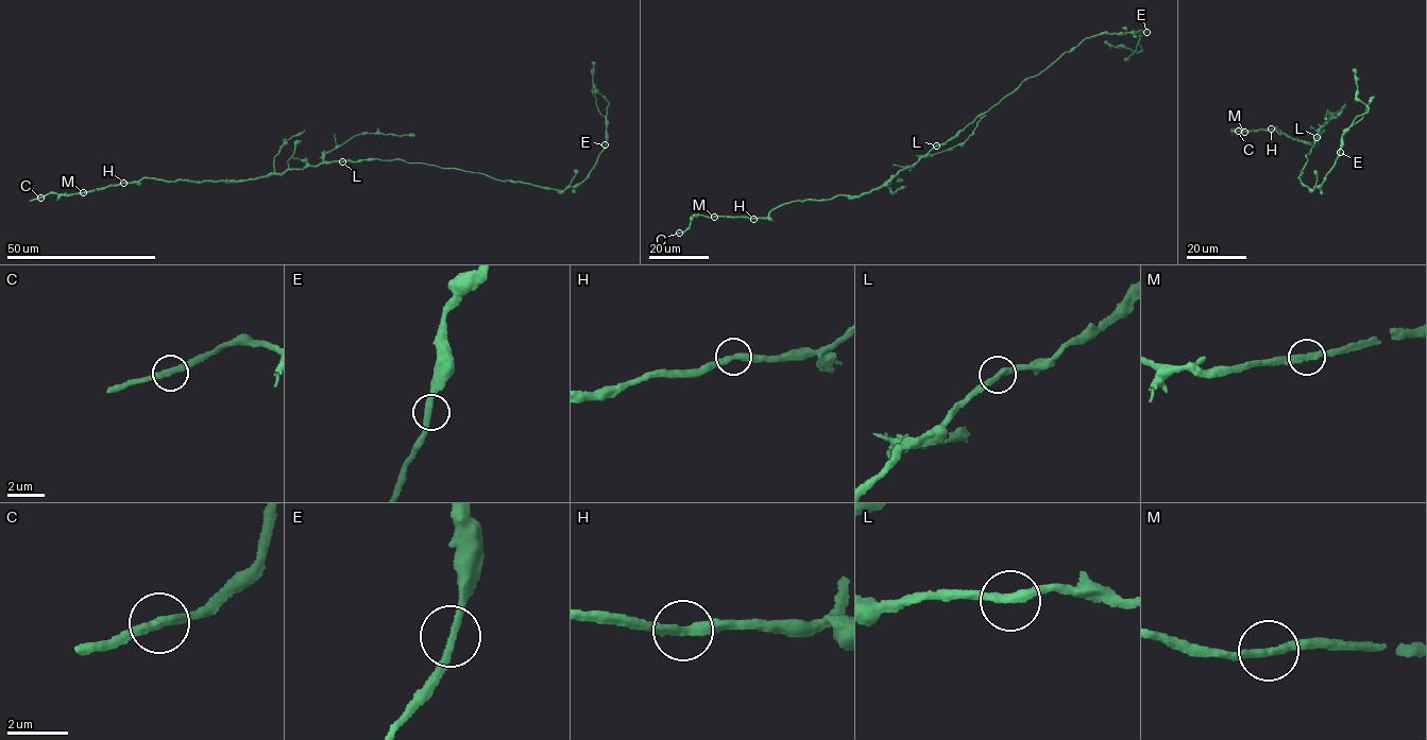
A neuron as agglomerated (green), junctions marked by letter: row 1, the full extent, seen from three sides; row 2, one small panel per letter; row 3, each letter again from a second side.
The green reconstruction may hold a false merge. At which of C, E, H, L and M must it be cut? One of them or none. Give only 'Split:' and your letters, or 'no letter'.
Split: no letter

